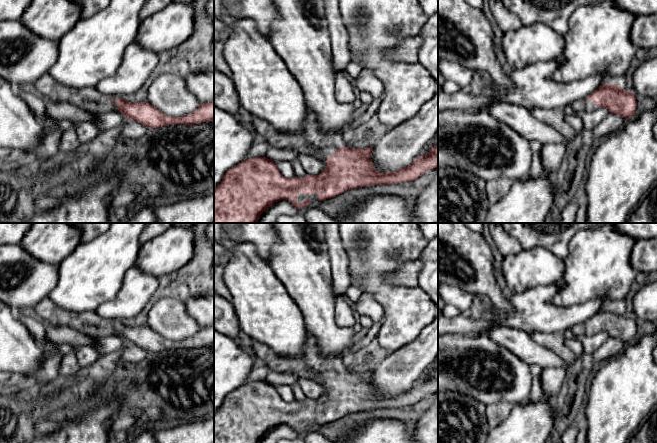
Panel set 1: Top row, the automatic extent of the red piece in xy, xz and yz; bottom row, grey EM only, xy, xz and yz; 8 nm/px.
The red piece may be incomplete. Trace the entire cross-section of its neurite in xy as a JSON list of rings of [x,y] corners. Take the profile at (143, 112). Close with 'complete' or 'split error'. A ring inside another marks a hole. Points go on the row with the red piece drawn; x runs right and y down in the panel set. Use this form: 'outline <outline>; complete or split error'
outline [[[47,72],[34,83],[44,99],[66,102],[90,113],[119,111],[125,118],[135,120],[148,128],[167,125],[194,125],[214,121],[214,101],[203,103],[191,114],[171,117],[147,102],[129,103],[123,97],[107,96],[95,88],[73,89],[58,84]]]; split error

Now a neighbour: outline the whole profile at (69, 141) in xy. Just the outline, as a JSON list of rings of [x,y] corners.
[[[73,123],[70,129],[63,132],[59,144],[60,152],[72,152],[81,144],[77,137],[76,126],[77,123]]]

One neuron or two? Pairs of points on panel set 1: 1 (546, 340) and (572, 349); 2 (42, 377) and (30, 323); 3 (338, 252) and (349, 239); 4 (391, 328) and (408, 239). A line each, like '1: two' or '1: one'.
1: one
2: one
3: two
4: one

